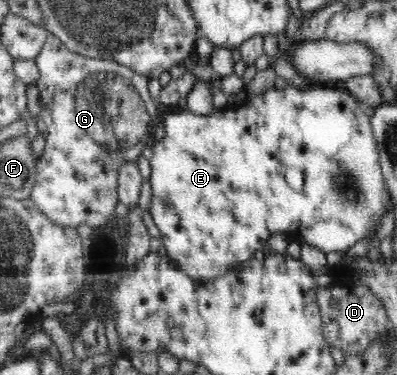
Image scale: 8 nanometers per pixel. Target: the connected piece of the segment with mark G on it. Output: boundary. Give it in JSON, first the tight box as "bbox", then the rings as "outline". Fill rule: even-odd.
{"bbox":[31,32,158,229],"outline":[[[47,32],[48,36],[42,50],[35,56],[35,62],[40,70],[40,76],[34,84],[39,90],[39,100],[41,101],[41,111],[39,112],[42,122],[47,126],[47,137],[45,137],[45,148],[41,156],[36,157],[36,176],[34,186],[31,190],[32,202],[42,211],[42,213],[55,224],[77,227],[78,225],[86,224],[92,229],[96,229],[99,226],[107,225],[112,222],[111,216],[114,211],[114,207],[118,204],[119,196],[117,193],[117,186],[119,181],[119,170],[121,164],[124,161],[136,162],[139,154],[144,154],[146,159],[151,158],[150,149],[147,148],[148,142],[154,142],[149,137],[150,127],[156,119],[156,109],[158,108],[157,102],[155,102],[148,93],[149,79],[146,76],[142,76],[127,68],[118,62],[114,62],[110,59],[90,58],[80,53],[72,52],[70,49],[64,47],[64,43],[58,41],[58,37],[54,34]]]}

